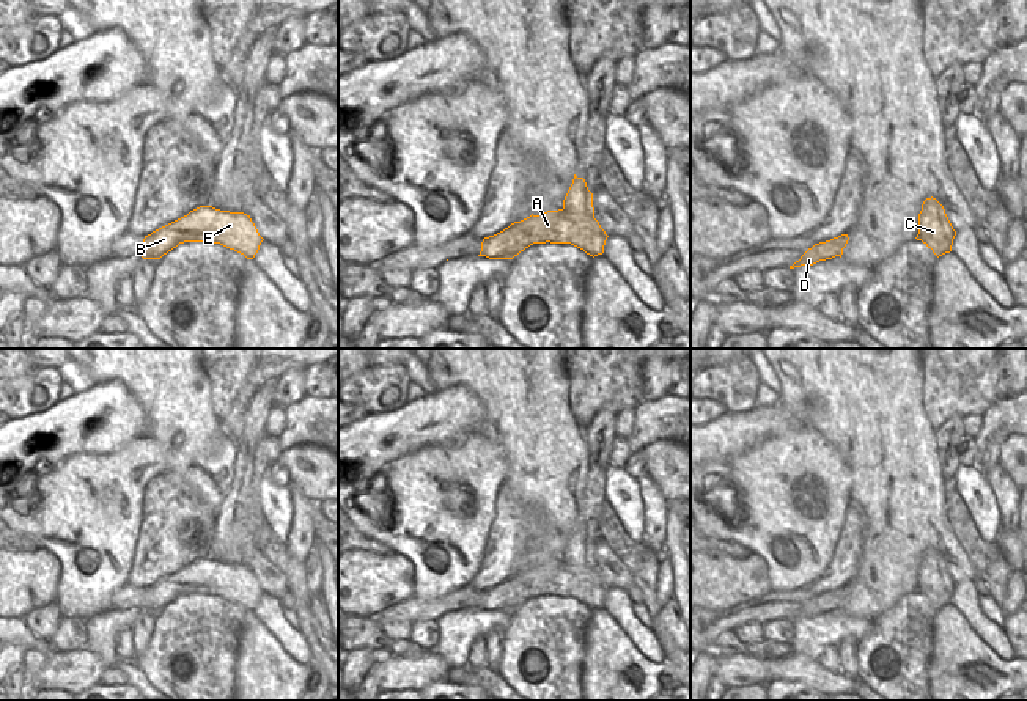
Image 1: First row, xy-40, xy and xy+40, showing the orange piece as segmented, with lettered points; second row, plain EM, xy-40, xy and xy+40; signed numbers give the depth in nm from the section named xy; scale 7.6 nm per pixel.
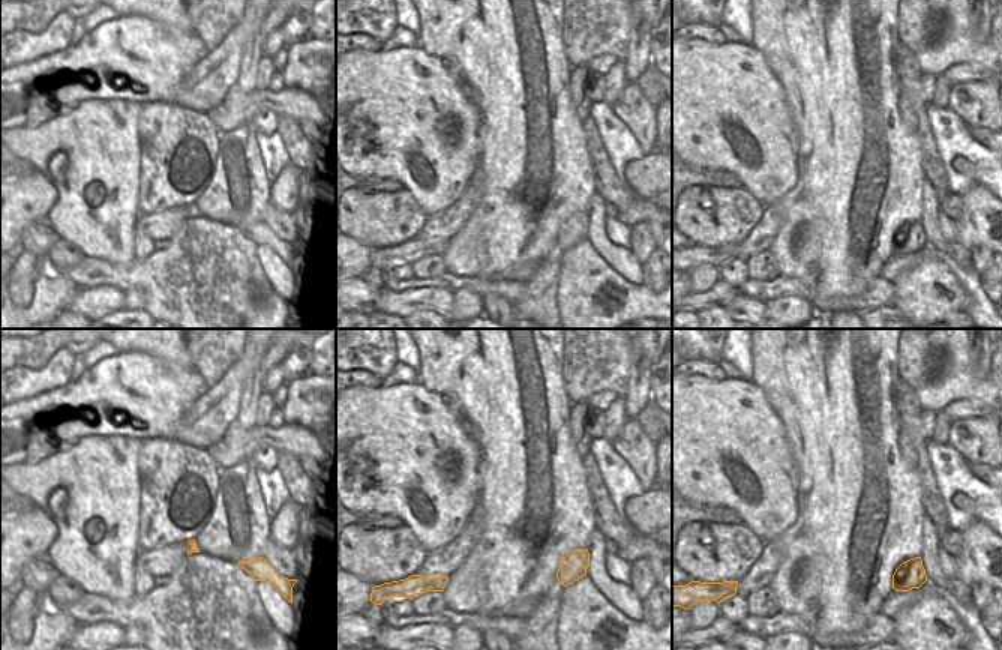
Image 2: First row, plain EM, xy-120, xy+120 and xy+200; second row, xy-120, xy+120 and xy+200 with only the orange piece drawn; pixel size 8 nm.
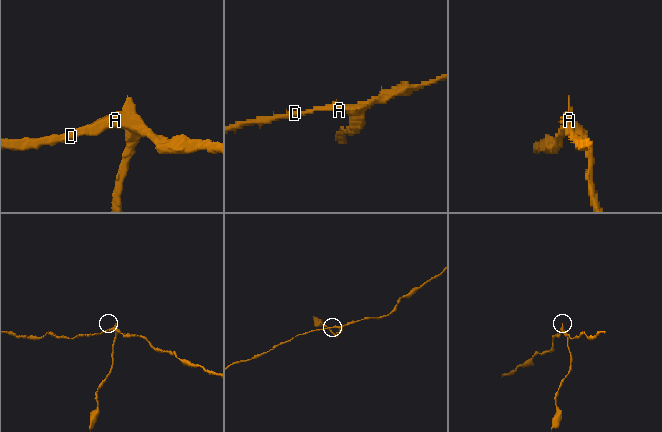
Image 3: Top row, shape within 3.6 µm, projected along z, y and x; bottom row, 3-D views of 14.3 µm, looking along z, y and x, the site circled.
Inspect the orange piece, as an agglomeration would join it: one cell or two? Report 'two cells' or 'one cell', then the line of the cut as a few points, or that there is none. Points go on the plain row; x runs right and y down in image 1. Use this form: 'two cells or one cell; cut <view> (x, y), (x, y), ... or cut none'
two cells; cut xy (563, 558), (588, 572), (593, 571)

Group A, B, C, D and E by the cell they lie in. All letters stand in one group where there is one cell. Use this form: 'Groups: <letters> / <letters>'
Groups: A B D E / C

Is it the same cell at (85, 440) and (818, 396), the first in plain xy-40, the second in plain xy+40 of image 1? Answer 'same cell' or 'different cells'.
different cells

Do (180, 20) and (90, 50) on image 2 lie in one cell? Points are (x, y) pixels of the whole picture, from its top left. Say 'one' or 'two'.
two

